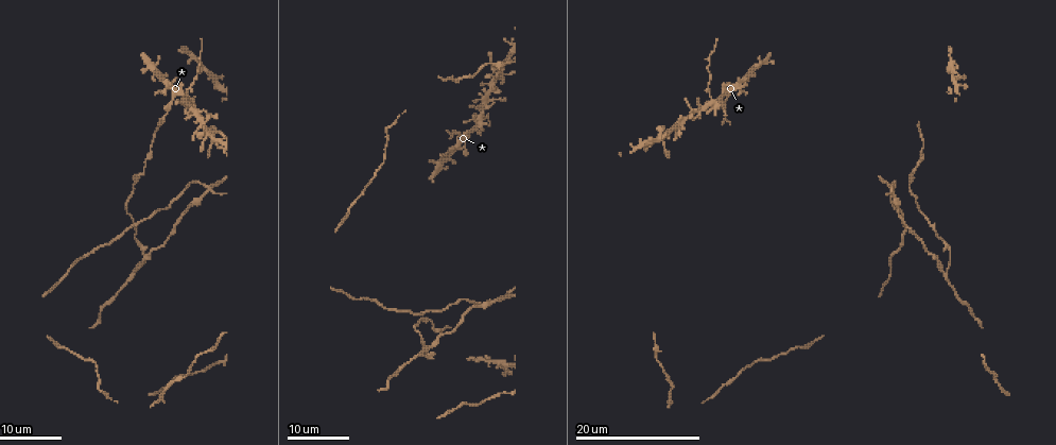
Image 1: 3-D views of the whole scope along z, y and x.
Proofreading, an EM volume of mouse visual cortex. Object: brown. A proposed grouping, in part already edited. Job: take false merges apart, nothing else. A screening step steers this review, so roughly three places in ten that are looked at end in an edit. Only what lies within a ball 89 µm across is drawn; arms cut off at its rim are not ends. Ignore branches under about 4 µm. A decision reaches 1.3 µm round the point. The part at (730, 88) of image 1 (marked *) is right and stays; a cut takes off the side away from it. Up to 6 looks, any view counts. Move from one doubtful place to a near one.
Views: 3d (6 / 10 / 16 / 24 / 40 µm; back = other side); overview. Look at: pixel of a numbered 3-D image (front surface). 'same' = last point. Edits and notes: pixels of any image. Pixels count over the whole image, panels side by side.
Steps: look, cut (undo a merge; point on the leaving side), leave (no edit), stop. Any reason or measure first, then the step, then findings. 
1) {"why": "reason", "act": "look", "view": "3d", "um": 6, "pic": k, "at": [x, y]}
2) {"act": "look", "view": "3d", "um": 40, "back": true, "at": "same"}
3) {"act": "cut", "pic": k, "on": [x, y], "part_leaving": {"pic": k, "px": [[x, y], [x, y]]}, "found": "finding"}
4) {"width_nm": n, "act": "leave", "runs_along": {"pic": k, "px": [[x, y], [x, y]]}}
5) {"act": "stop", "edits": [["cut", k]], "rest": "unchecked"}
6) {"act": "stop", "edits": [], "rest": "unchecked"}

{"act": "look", "view": "3d", "um": 24, "pic": 1, "at": [712, 102]}

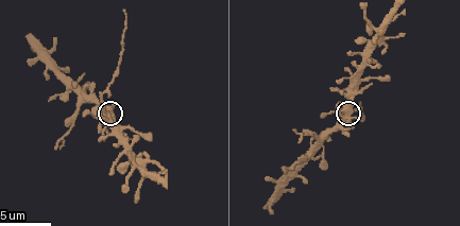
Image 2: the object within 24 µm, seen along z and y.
{"act": "look", "view": "3d", "um": 6, "pic": 2, "at": [346, 114]}

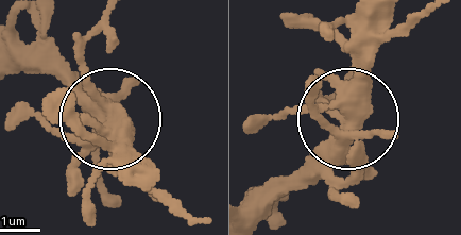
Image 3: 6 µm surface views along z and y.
{"act": "cut", "pic": 3, "on": [83, 43], "found": "a second neuron is stuck on"}

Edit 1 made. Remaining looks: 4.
{"act": "look", "view": "overview"}

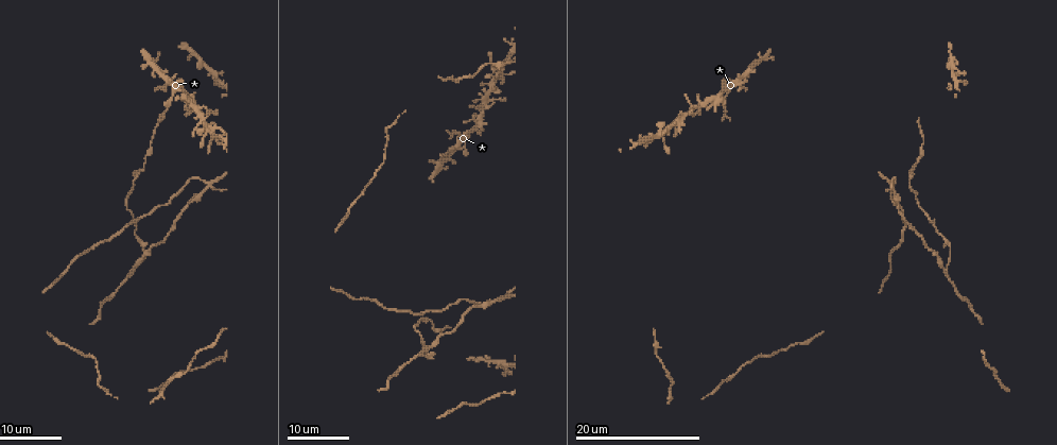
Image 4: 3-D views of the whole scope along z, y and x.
{"act": "look", "view": "3d", "um": 24, "pic": 4, "at": [661, 138]}

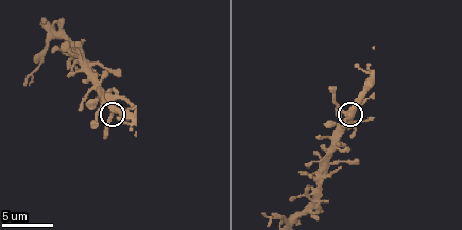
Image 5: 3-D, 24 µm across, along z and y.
{"act": "look", "view": "3d", "um": 10, "pic": 5, "at": [350, 112]}

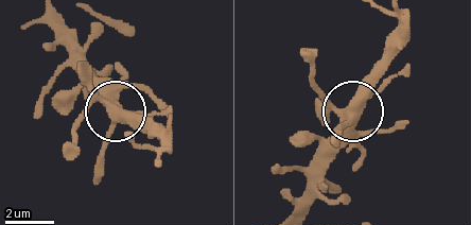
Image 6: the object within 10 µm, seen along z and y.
{"act": "look", "view": "3d", "um": 10, "back": true, "pic": 6, "at": [116, 117]}

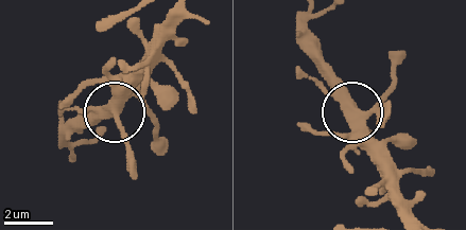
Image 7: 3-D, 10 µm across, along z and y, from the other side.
{"width_nm": 410, "act": "leave", "runs_along": {"pic": 7, "px": [[407, 208], [393, 159], [366, 128], [348, 92], [320, 64]]}, "found": "continuous, no second neuron"}

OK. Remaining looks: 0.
{"act": "stop", "edits": [["cut", 3]], "rest": "unchecked"}

